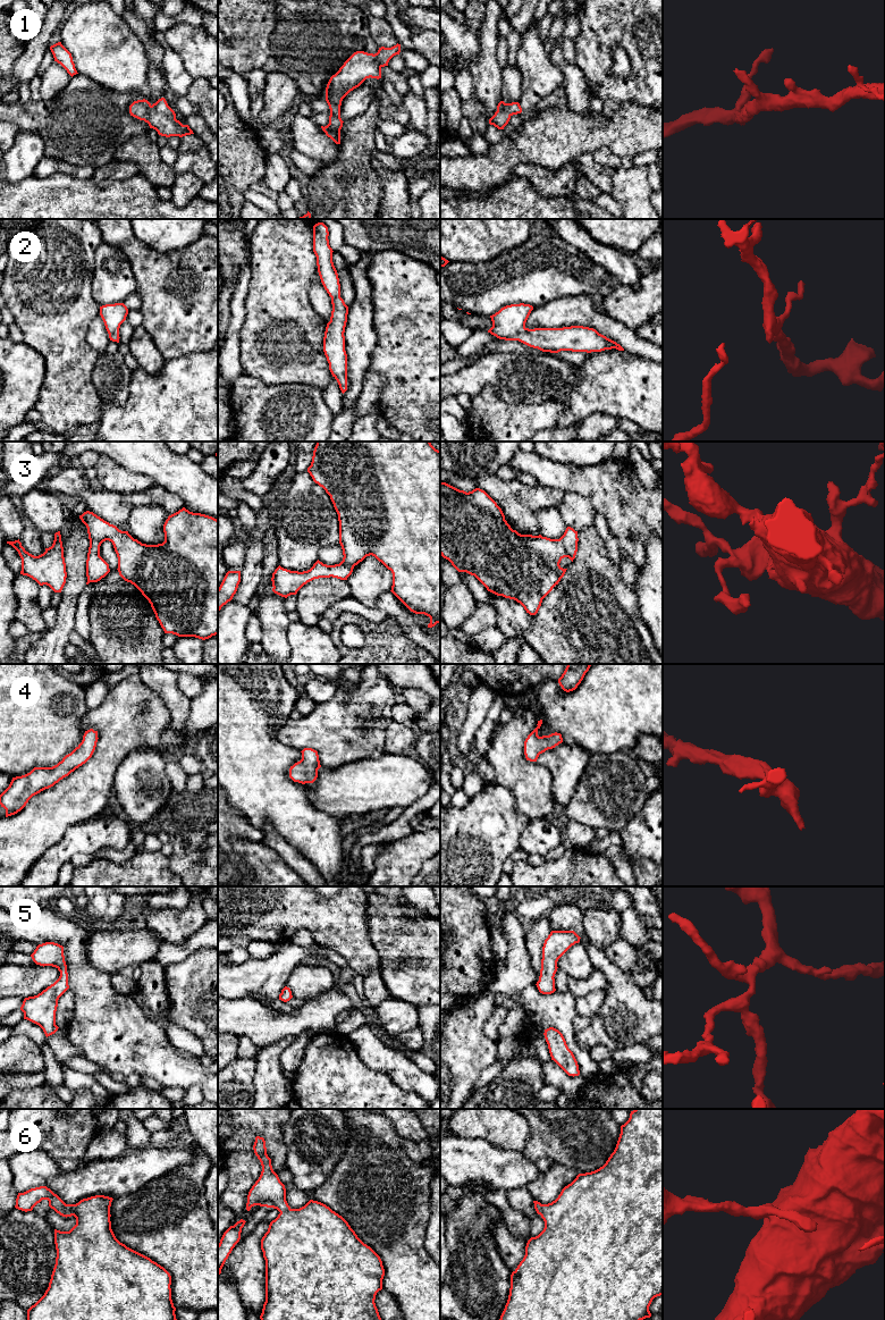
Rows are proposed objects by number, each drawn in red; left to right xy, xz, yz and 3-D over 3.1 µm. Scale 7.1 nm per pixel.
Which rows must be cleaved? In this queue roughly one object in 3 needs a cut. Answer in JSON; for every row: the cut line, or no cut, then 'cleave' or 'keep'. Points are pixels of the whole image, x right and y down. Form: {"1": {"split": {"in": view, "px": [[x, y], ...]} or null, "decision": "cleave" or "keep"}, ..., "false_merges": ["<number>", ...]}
{"1": {"split": null, "decision": "keep"}, "2": {"split": null, "decision": "keep"}, "3": {"split": null, "decision": "keep"}, "4": {"split": null, "decision": "keep"}, "5": {"split": null, "decision": "keep"}, "6": {"split": null, "decision": "keep"}, "false_merges": []}

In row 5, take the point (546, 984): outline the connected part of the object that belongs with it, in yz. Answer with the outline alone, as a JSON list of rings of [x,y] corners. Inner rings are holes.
[[[551,931],[542,947],[542,959],[537,987],[542,994],[551,994],[555,989],[555,974],[558,959],[575,943],[580,936],[574,931]]]

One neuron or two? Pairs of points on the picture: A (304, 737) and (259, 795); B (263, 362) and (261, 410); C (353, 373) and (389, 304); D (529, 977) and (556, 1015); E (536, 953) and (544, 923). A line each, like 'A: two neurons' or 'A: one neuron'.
A: two neurons
B: two neurons
C: two neurons
D: two neurons
E: one neuron

